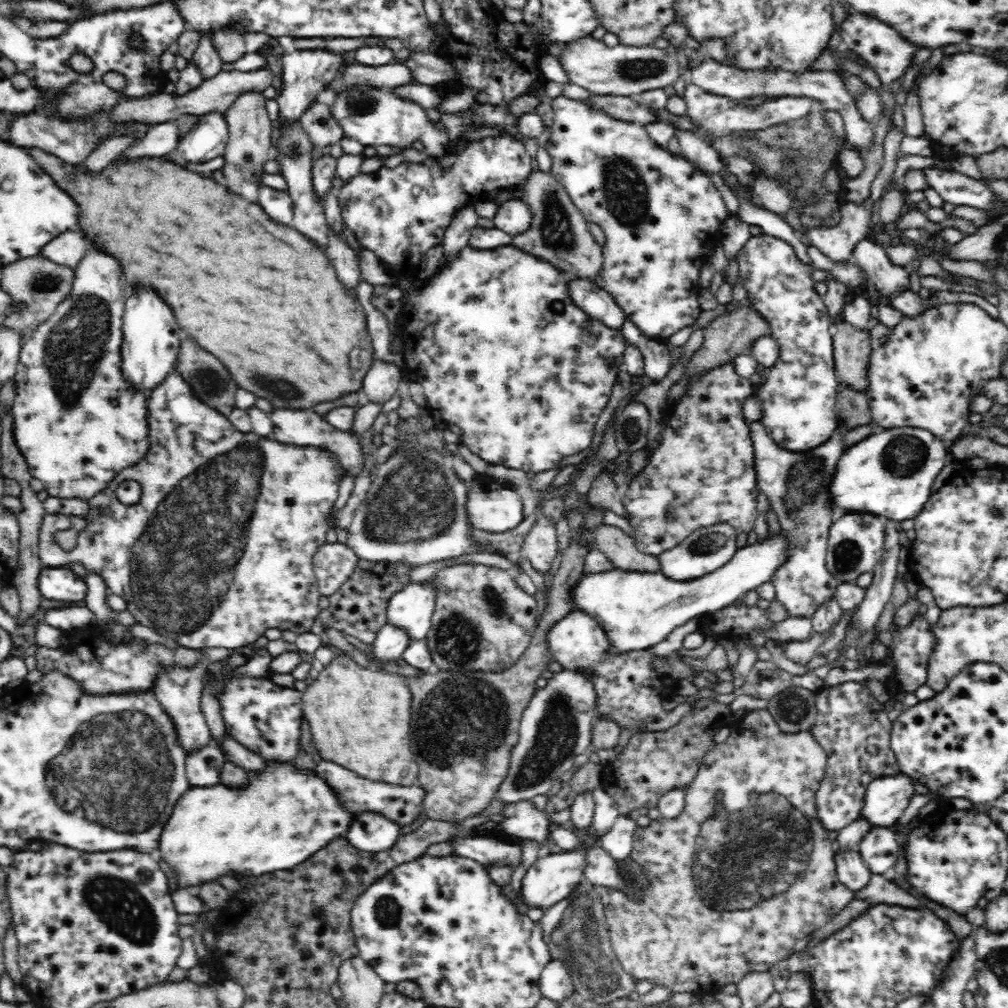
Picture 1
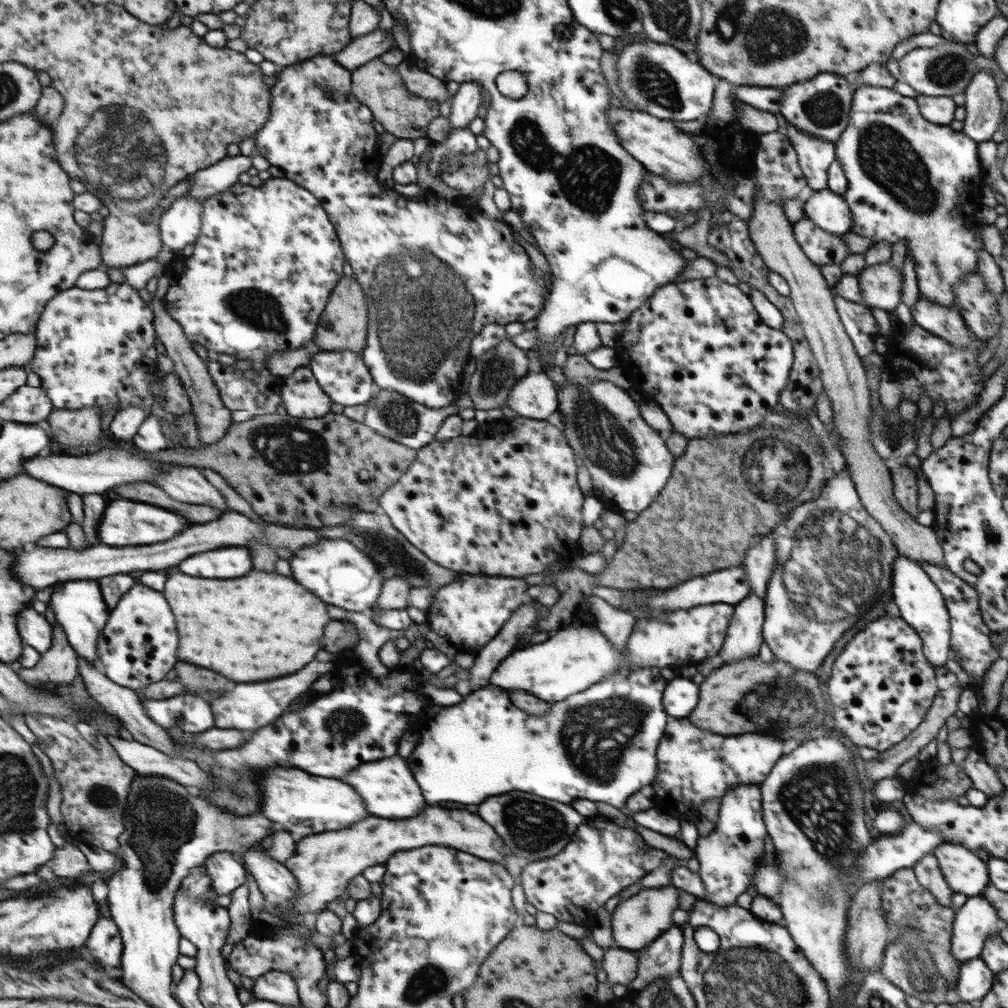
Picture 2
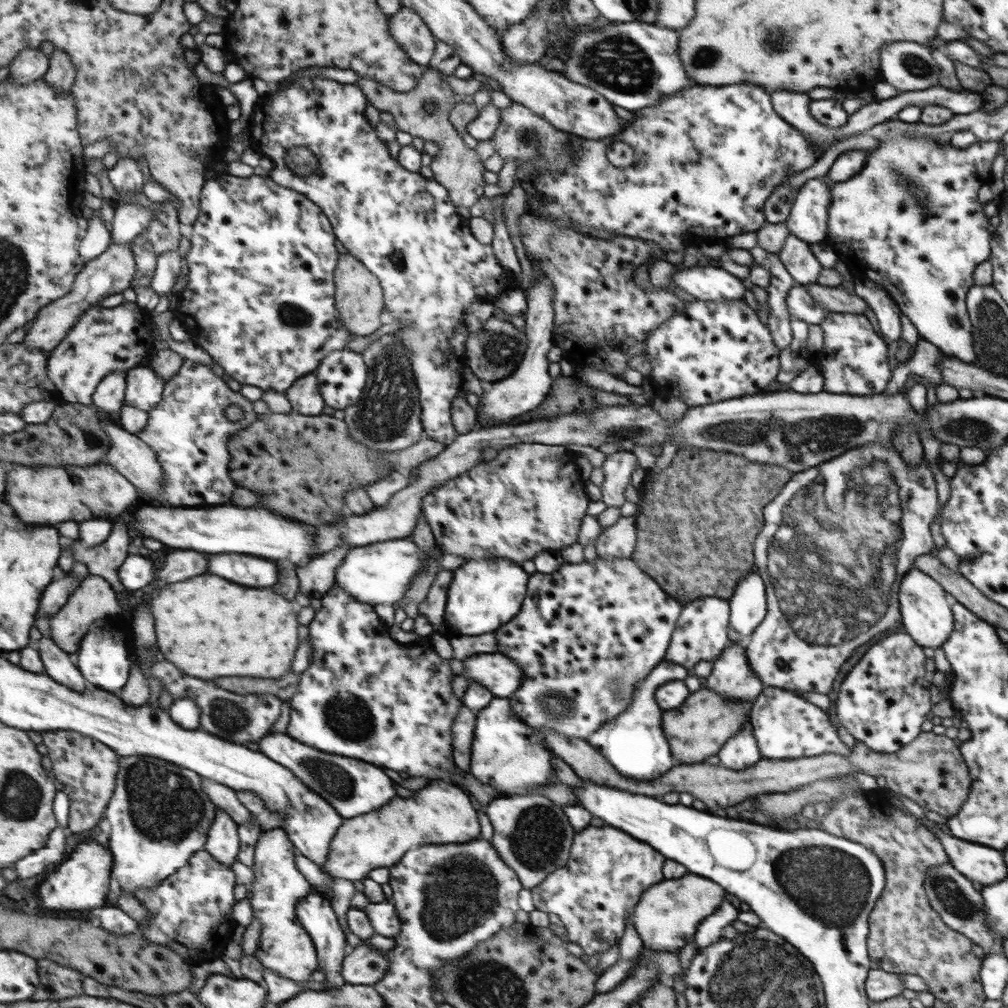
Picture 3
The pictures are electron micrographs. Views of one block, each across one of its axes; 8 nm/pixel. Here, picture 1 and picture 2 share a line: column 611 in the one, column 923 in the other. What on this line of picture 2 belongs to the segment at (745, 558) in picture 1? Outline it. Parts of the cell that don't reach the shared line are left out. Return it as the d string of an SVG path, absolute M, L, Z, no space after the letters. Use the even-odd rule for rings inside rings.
M897 556L893 559L890 591L900 618L908 621L916 629L917 635L921 636L923 653L929 664L933 664L935 668L943 666L951 655L951 621L940 590L916 561Z

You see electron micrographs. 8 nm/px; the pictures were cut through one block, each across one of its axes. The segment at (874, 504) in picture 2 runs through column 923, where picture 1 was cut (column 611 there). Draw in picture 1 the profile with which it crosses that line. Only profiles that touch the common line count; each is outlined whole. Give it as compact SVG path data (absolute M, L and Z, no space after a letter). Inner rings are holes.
M604 524L597 526L593 538L595 548L603 552L615 568L628 572L661 572L657 557L638 550L632 538L618 527Z

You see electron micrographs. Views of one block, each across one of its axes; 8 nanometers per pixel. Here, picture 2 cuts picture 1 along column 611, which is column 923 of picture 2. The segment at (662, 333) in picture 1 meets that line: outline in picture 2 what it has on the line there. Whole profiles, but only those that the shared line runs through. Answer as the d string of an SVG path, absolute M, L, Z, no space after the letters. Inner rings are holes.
M861 85L857 87L852 94L851 108L843 133L839 139L834 142L835 160L839 162L841 170L846 178L846 190L842 194L843 200L847 203L849 211L851 211L851 229L850 231L861 236L870 238L872 244L878 240L886 240L889 244L904 240L905 254L910 255L913 261L913 270L915 272L916 284L919 294L927 297L929 301L933 301L945 307L955 307L953 302L953 287L957 287L959 279L963 275L967 275L971 269L976 268L977 249L983 247L983 240L979 234L979 228L975 226L975 220L969 222L971 215L975 214L981 206L981 168L977 164L977 142L972 138L965 136L961 131L953 131L949 125L937 125L927 122L921 116L919 107L914 97L907 97L898 94L890 88L881 88L876 86Z

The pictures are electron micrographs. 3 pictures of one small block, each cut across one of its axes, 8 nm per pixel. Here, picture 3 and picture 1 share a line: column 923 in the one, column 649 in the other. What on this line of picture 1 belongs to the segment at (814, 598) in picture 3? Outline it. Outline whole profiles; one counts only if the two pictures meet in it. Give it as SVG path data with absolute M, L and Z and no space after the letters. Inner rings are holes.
M726 362L712 370L698 374L686 386L685 391L664 415L665 429L662 440L650 454L646 466L629 487L623 491L625 512L632 516L632 526L636 528L636 547L648 555L658 556L670 551L692 532L700 528L710 528L714 524L729 524L737 534L753 530L759 514L756 498L759 495L757 473L753 465L753 444L749 422L742 416L744 398L754 394L754 379L742 378L735 370L735 362ZM672 506L676 512L676 522L664 518L664 510Z

